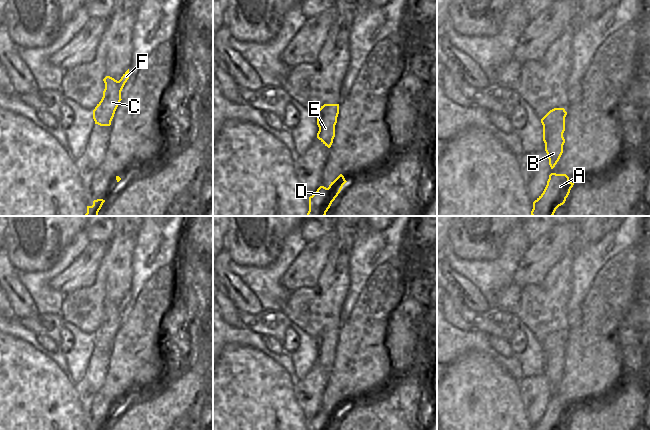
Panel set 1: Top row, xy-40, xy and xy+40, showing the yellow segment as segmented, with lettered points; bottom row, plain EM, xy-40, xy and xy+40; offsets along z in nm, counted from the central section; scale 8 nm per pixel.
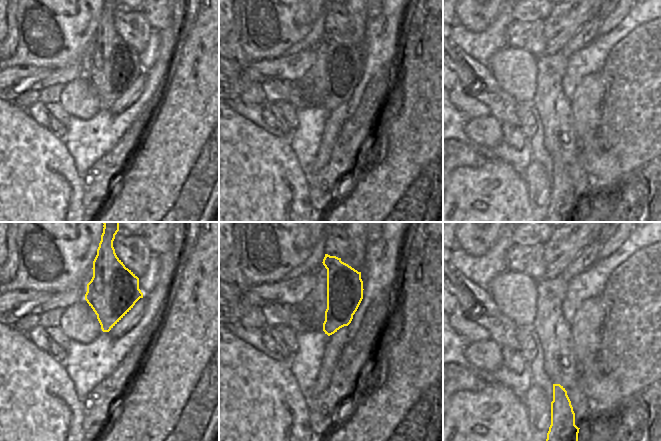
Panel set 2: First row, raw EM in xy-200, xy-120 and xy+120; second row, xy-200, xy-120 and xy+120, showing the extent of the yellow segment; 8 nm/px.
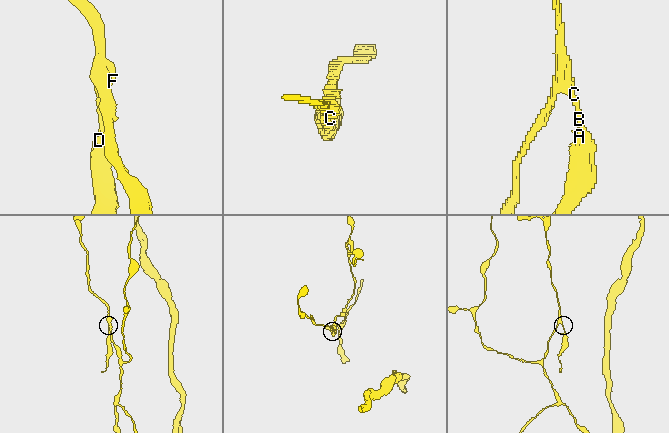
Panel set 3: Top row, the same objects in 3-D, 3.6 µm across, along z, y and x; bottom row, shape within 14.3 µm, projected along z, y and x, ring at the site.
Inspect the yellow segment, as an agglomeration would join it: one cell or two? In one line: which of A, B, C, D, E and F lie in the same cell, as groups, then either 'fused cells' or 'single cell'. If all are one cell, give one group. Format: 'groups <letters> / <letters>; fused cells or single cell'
groups A B D E / C F; fused cells

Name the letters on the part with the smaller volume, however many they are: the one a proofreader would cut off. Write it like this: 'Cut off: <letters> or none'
Cut off: A, B, D, E

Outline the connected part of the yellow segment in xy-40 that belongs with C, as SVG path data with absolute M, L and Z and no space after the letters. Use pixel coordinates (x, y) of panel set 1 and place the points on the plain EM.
M129 293L123 298L119 305L110 300L106 300L103 305L105 307L105 313L103 315L103 321L93 334L93 338L98 340L104 340L108 336L115 338L115 335L120 327L121 315L129 303Z

